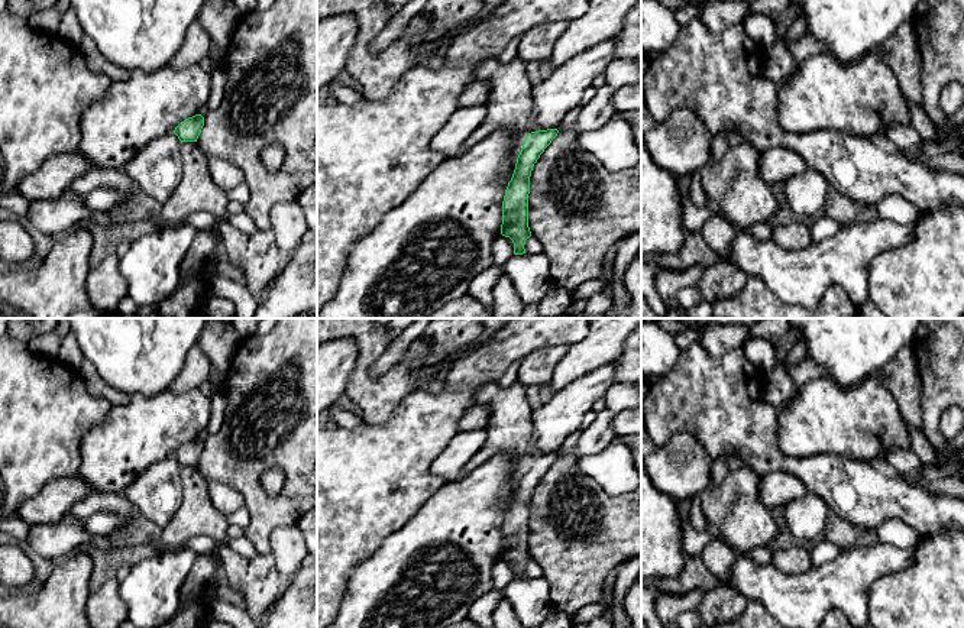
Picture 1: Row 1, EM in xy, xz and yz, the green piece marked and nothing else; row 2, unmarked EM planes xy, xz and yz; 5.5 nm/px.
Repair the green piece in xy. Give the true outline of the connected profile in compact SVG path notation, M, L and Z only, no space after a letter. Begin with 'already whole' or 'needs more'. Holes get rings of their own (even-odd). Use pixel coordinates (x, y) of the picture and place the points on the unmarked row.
already whole; M195 438L181 446L175 451L174 457L178 460L181 467L182 466L197 466L203 450L204 450L204 441L201 438Z

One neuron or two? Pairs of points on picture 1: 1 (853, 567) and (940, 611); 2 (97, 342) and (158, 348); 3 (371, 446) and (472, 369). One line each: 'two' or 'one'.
1: two
2: one
3: one

